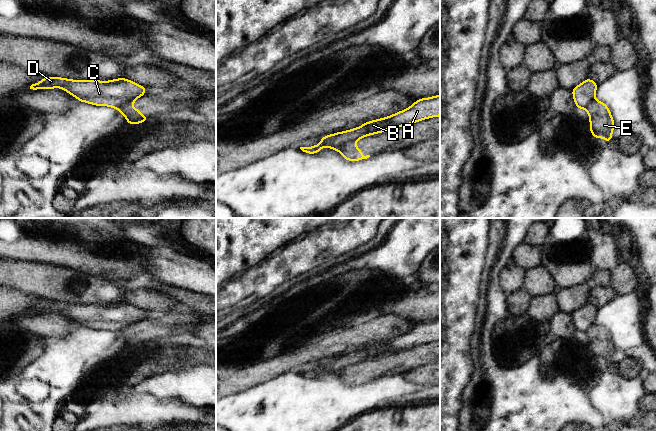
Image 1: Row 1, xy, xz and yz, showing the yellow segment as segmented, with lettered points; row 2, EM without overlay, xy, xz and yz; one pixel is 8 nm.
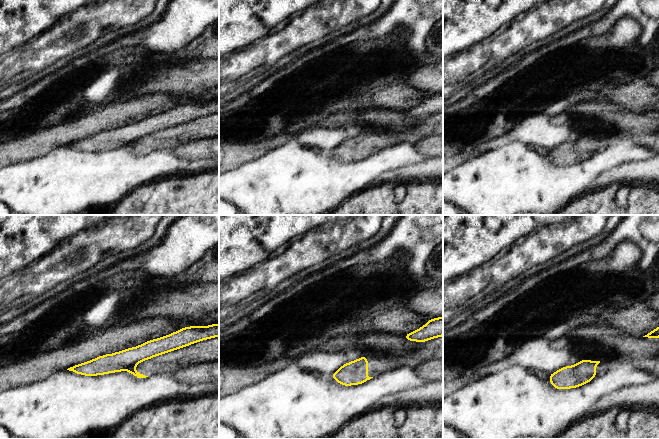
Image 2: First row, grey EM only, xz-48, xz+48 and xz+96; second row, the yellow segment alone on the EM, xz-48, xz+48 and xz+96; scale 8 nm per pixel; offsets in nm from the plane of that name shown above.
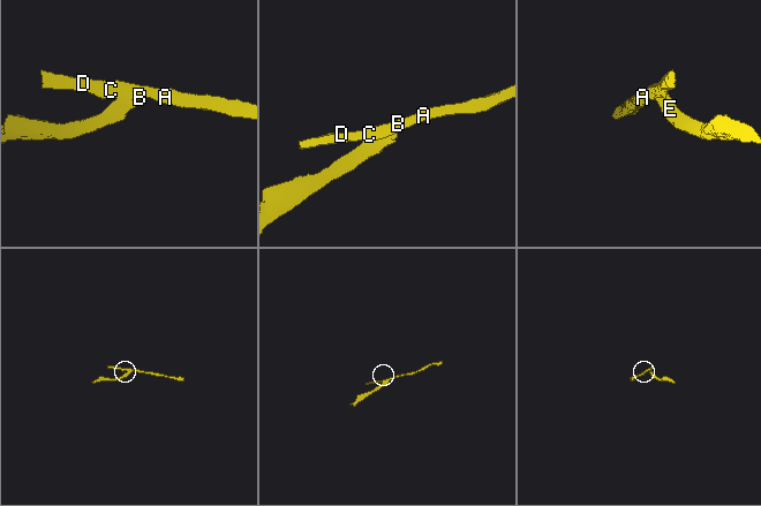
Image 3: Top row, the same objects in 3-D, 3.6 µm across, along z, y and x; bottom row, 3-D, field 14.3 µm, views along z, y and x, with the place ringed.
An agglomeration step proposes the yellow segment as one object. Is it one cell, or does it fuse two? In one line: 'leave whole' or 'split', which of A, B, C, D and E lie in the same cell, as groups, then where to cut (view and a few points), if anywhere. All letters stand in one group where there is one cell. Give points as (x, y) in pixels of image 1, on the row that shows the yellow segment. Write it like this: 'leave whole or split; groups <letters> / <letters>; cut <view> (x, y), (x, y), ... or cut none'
split; groups A B C D / E; cut xz (359, 138), (345, 142), (337, 150)

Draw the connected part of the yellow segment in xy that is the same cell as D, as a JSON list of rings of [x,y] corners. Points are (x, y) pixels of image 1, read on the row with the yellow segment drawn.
[[[47,76],[36,84],[29,84],[27,90],[53,88],[65,90],[80,102],[111,108],[119,108],[146,94],[146,87],[126,78],[99,81]]]

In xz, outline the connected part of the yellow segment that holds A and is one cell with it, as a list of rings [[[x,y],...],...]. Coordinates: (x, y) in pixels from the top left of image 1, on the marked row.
[[[440,95],[421,98],[414,102],[409,108],[393,115],[368,121],[354,129],[323,136],[318,145],[300,147],[300,149],[308,154],[321,152],[322,147],[330,147],[331,150],[338,151],[343,144],[349,141],[382,133],[386,130],[397,129],[404,125],[411,125],[418,121],[438,116],[440,116]]]

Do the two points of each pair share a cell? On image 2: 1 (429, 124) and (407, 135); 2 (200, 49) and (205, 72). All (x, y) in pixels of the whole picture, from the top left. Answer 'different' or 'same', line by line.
1: same
2: different

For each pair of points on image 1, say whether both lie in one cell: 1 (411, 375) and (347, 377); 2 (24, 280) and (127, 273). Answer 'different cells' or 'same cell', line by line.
1: different cells
2: different cells

